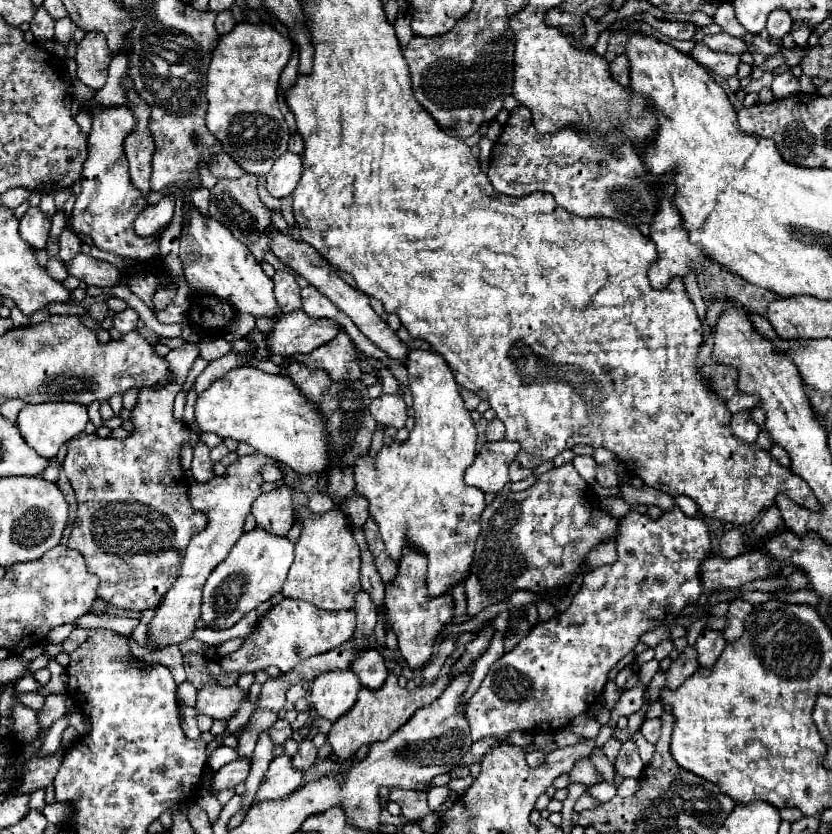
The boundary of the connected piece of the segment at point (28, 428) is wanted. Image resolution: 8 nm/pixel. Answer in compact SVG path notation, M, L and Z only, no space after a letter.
M39 403L39 405L25 405L19 411L17 417L17 429L25 443L33 447L41 457L53 457L57 455L59 447L67 441L85 431L85 423L89 421L87 417L87 407L85 405L73 405L73 403Z

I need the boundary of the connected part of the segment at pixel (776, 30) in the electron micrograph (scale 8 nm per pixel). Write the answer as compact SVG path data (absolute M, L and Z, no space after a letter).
M775 9L769 13L769 21L767 21L767 31L771 37L781 39L785 33L791 31L791 17L787 9Z

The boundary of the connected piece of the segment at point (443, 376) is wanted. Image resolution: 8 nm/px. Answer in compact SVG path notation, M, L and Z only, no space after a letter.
M411 349L405 367L409 373L409 389L413 395L415 427L409 433L407 441L395 441L389 447L383 447L377 457L359 457L359 461L355 463L355 483L357 491L369 499L369 513L379 525L385 549L391 555L391 559L401 559L401 549L405 543L411 543L425 551L429 559L429 595L437 597L469 575L469 567L475 553L475 541L481 531L479 517L485 509L483 491L477 487L469 487L463 481L465 469L475 459L477 429L473 425L469 409L463 403L459 385L449 365L439 353Z

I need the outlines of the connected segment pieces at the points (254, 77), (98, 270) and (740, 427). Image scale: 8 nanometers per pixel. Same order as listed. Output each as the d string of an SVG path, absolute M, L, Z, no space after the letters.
M237 23L231 33L221 35L207 71L207 115L209 131L221 141L225 153L247 173L267 175L275 159L287 151L289 129L279 111L277 83L293 51L293 41L269 23Z
M79 253L67 267L69 275L75 275L79 281L87 283L87 285L95 285L95 287L111 287L115 285L123 275L117 267L113 267L111 263L93 259L91 255L83 255Z
M741 411L731 417L731 431L739 441L753 443L759 435L759 425L749 417L749 411Z

